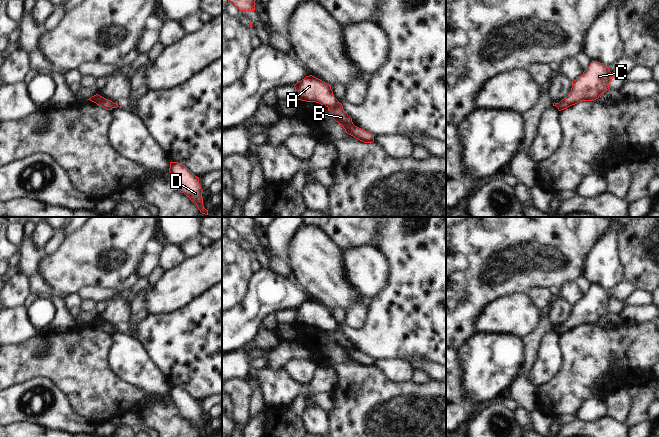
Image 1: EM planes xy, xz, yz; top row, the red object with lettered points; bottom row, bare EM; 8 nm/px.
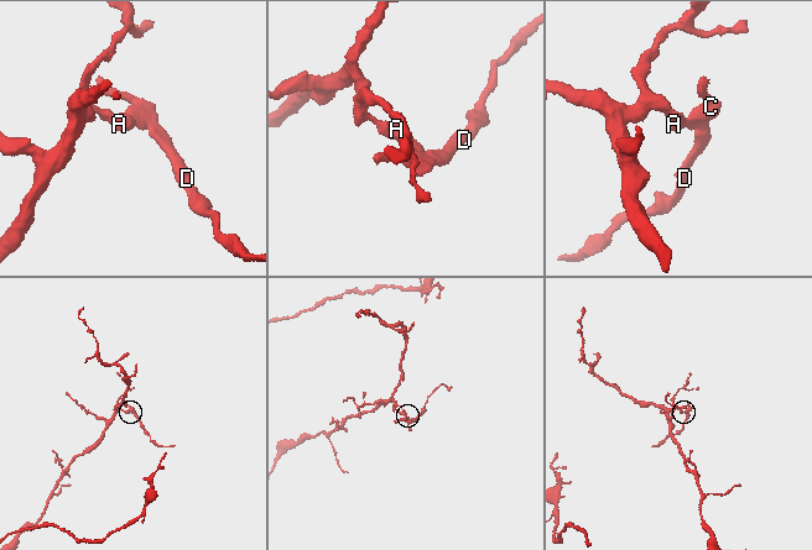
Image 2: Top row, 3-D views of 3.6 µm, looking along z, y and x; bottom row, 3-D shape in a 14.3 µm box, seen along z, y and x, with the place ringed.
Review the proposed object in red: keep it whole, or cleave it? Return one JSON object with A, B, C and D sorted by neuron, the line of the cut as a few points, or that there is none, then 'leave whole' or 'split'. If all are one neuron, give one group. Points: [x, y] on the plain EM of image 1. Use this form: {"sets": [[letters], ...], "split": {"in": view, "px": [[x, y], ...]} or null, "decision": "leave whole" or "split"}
{"sets": [["A"], ["B", "C", "D"]], "split": {"in": "xz", "px": [[338, 326], [328, 332]]}, "decision": "split"}

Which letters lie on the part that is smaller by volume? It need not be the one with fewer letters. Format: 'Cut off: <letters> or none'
Cut off: B, C, D

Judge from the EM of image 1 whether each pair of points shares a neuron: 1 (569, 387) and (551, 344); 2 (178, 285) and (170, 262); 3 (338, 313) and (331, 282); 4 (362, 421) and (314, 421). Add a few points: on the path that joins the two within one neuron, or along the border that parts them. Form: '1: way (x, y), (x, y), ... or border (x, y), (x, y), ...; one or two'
1: border (559, 343), (562, 364), (558, 372), (545, 384); two
2: border (185, 258), (176, 266), (164, 272); two
3: border (344, 308), (333, 307), (331, 309); two
4: border (327, 414), (329, 426); two

